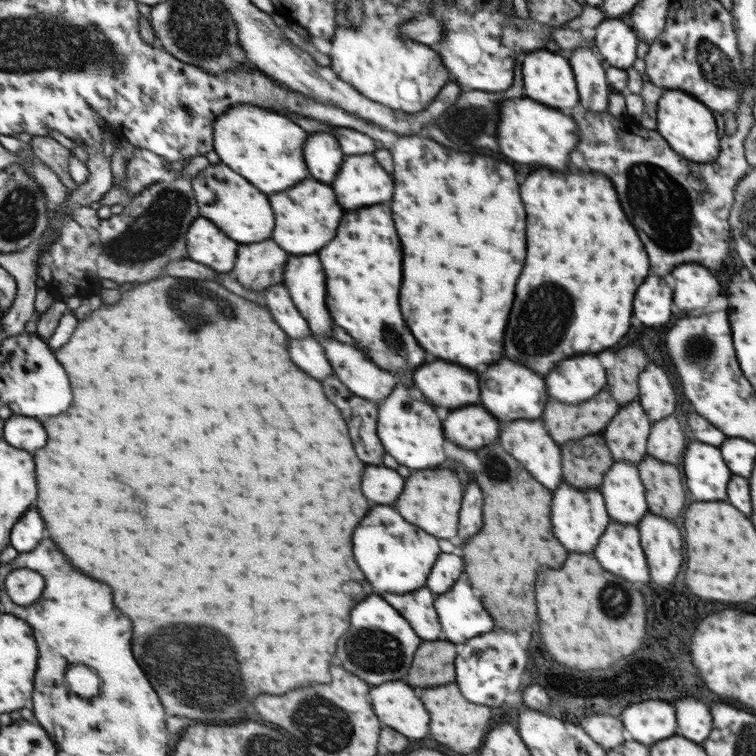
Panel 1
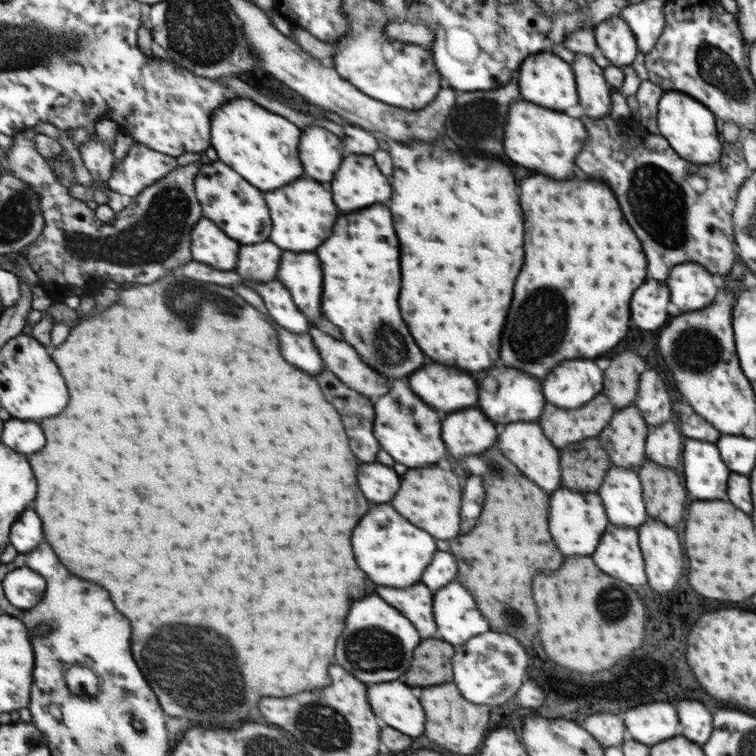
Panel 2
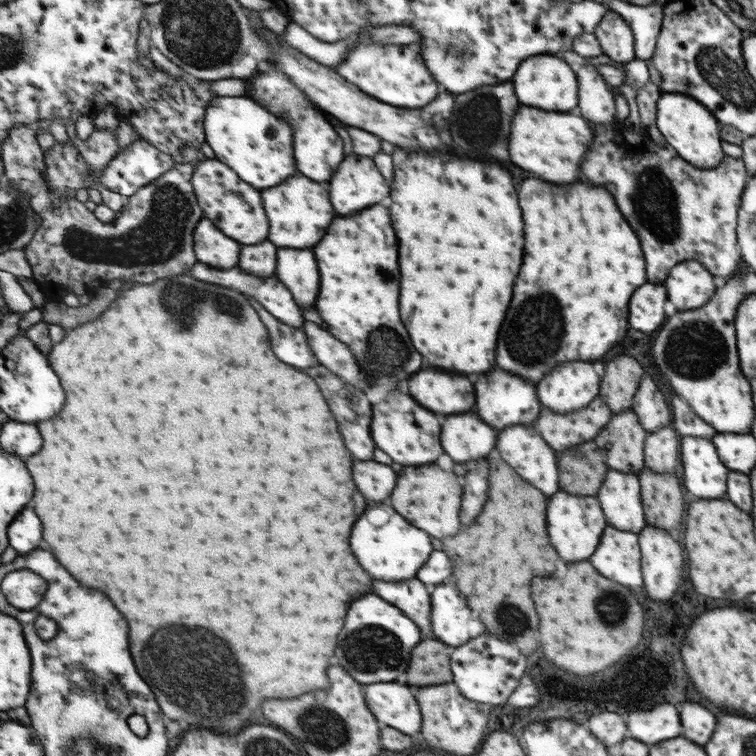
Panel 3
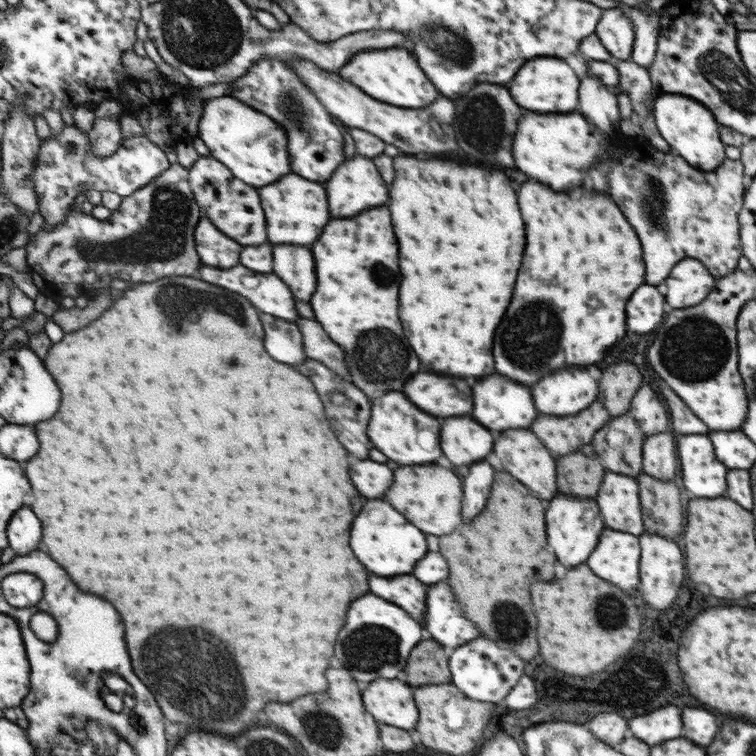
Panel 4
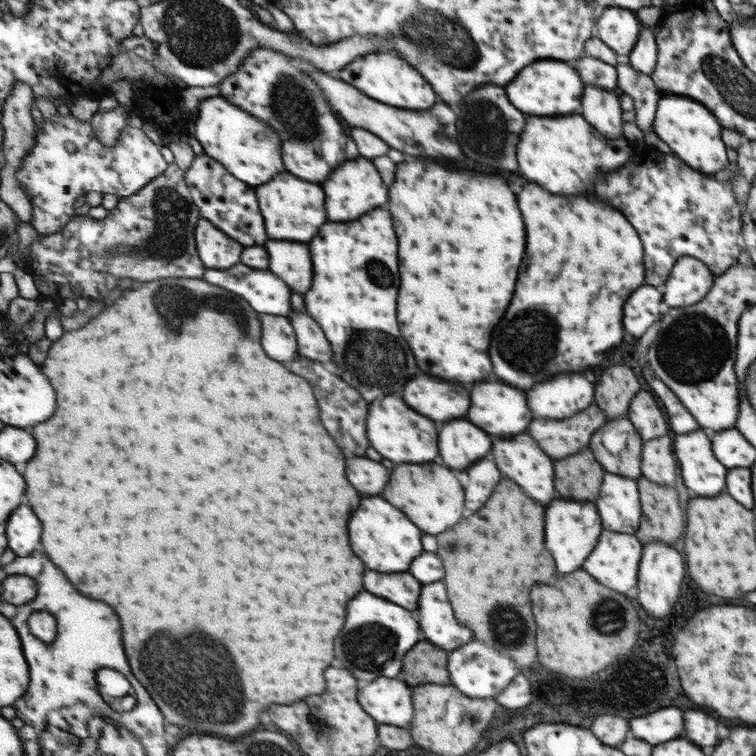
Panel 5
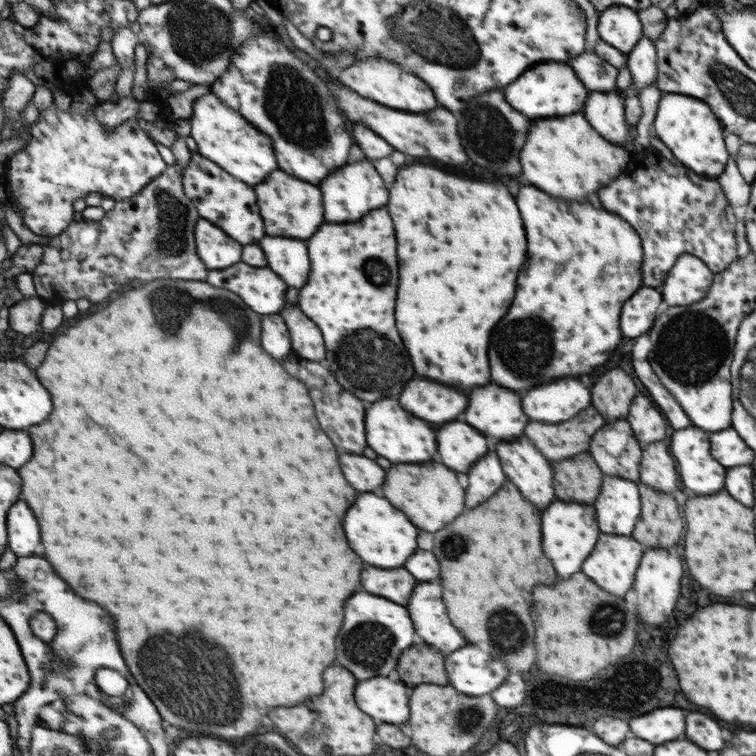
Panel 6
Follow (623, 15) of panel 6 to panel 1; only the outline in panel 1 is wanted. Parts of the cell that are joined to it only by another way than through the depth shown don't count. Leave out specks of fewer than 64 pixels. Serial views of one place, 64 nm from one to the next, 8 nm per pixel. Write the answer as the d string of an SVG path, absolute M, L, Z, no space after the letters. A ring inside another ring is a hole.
M619 18L603 19L592 30L595 48L609 67L626 70L635 62L637 36Z

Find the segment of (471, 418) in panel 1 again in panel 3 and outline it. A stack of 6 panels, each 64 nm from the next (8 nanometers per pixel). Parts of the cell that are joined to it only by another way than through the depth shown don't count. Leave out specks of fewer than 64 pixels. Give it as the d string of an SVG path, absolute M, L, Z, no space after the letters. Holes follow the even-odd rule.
M465 412L457 416L447 416L447 424L443 424L443 448L447 448L447 456L453 462L467 462L484 458L491 452L495 444L495 432L491 426L483 420L479 420L475 414Z

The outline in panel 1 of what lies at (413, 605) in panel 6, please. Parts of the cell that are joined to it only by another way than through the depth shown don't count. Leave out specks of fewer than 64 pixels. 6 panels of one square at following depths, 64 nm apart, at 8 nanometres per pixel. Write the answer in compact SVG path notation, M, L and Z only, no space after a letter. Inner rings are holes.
M458 578L445 593L435 595L434 608L439 612L441 628L445 640L453 644L463 644L474 636L493 630L493 618L479 598L473 596L465 580Z

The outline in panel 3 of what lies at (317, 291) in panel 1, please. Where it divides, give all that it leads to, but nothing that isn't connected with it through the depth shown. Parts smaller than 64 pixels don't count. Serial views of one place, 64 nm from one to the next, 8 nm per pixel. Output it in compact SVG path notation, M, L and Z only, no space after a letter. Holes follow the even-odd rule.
M279 248L279 272L277 276L291 288L298 306L305 309L313 307L317 296L317 266L311 250L297 248Z

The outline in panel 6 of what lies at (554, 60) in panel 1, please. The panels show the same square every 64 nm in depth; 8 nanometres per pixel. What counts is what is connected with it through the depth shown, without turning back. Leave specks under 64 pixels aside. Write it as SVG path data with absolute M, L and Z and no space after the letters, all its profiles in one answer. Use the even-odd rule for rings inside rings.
M547 62L537 64L535 68L531 68L531 72L525 72L519 80L515 80L515 84L509 84L507 88L501 90L505 102L513 110L521 112L529 120L535 120L545 116L551 118L551 116L565 116L579 112L583 108L583 102L586 102L585 87L574 69L565 66L565 63Z

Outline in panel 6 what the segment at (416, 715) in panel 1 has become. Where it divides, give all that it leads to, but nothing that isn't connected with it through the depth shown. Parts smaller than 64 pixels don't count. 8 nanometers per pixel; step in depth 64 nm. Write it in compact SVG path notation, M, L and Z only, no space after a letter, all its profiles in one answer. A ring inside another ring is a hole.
M385 676L361 680L355 688L355 700L363 712L379 722L401 724L407 720L407 688L401 682L391 682Z

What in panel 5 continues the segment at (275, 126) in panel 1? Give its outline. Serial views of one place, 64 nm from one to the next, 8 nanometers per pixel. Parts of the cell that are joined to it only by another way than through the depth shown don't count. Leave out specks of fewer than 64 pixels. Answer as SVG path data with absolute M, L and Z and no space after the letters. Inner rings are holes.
M220 94L200 101L197 105L198 118L195 119L195 130L192 135L202 145L205 155L214 157L221 164L227 164L226 168L233 176L237 176L238 180L245 180L246 184L251 186L265 184L277 172L285 170L285 164L283 164L283 158L281 158L281 138L267 124L263 124L257 118L245 114L241 108L237 108L229 102L231 100L223 98Z

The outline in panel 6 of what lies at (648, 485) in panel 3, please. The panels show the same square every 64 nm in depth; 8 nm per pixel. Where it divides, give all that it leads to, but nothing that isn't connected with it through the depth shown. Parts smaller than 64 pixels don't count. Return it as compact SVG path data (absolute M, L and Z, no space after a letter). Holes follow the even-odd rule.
M640 481L638 492L643 492L643 520L635 523L633 538L645 549L671 548L683 532L681 514L673 496L655 492L655 488L647 488Z

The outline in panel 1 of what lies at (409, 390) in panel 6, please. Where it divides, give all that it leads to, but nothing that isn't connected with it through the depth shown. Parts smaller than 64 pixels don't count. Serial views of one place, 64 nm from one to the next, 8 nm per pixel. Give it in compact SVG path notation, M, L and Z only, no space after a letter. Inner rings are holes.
M425 364L423 368L417 368L413 372L411 380L418 395L443 411L449 412L453 408L479 402L477 376L453 364Z

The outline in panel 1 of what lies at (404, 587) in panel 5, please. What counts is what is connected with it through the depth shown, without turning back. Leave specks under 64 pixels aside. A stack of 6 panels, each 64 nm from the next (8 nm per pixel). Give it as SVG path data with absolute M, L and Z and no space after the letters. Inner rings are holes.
M426 586L405 594L381 594L398 612L410 621L411 628L421 640L435 640L439 636L437 610L434 606L436 596Z

